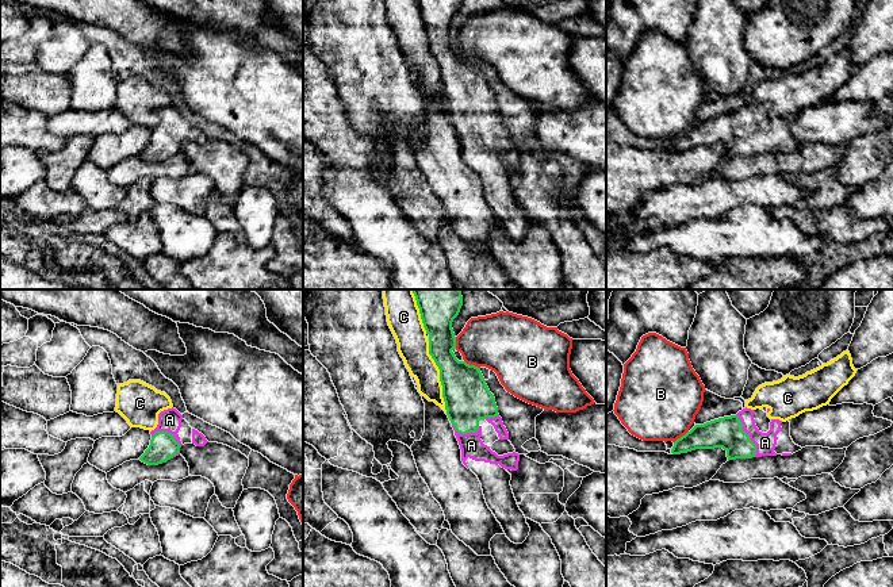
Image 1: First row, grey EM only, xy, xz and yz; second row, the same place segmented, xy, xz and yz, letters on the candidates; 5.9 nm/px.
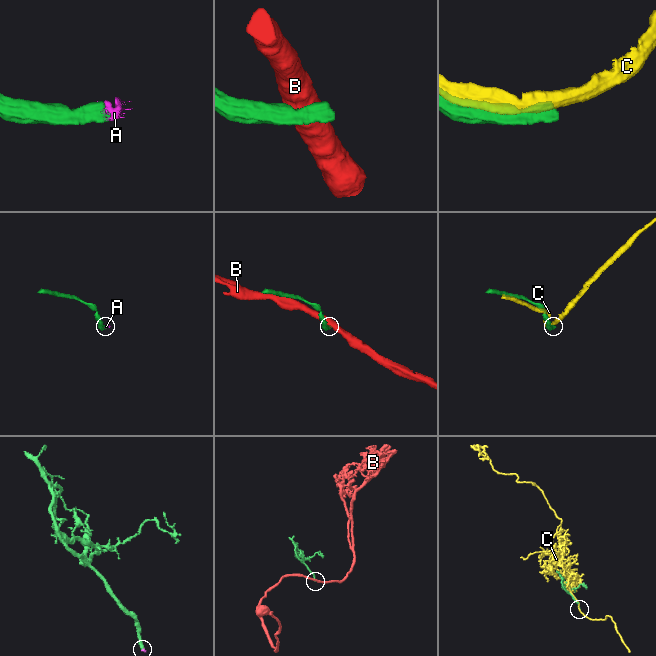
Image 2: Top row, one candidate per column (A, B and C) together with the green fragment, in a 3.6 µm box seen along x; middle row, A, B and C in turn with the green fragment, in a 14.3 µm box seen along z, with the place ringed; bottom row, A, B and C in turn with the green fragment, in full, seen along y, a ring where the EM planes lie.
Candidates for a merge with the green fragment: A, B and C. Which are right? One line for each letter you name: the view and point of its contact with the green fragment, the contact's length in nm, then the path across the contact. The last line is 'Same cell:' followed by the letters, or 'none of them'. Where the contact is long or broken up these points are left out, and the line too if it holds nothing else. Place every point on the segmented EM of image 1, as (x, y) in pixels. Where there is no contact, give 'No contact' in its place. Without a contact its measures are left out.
A: Touches green at yz (748, 436). Shared border 280 nm. Path across: yz (725, 433), (748, 436), (755, 442), (765, 442)
Same cell: A

